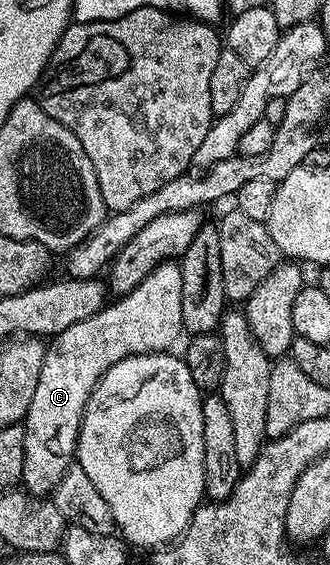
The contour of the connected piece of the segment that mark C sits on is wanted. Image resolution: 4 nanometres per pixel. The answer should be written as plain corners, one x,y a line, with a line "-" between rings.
166,261
152,268
151,274
145,276
127,295
108,302
93,317
85,317
85,321
77,321
77,325
69,325
69,329
53,336
46,344
47,352
41,361
41,377
37,377
37,390
33,393
33,401
29,401
27,416
21,424
25,445
21,483
32,496
43,497
54,492
61,477
73,466
79,445
79,426
89,397
94,393
103,374
117,361
130,355
148,355
150,351
174,348
171,346
184,331
181,317
181,266
178,262

